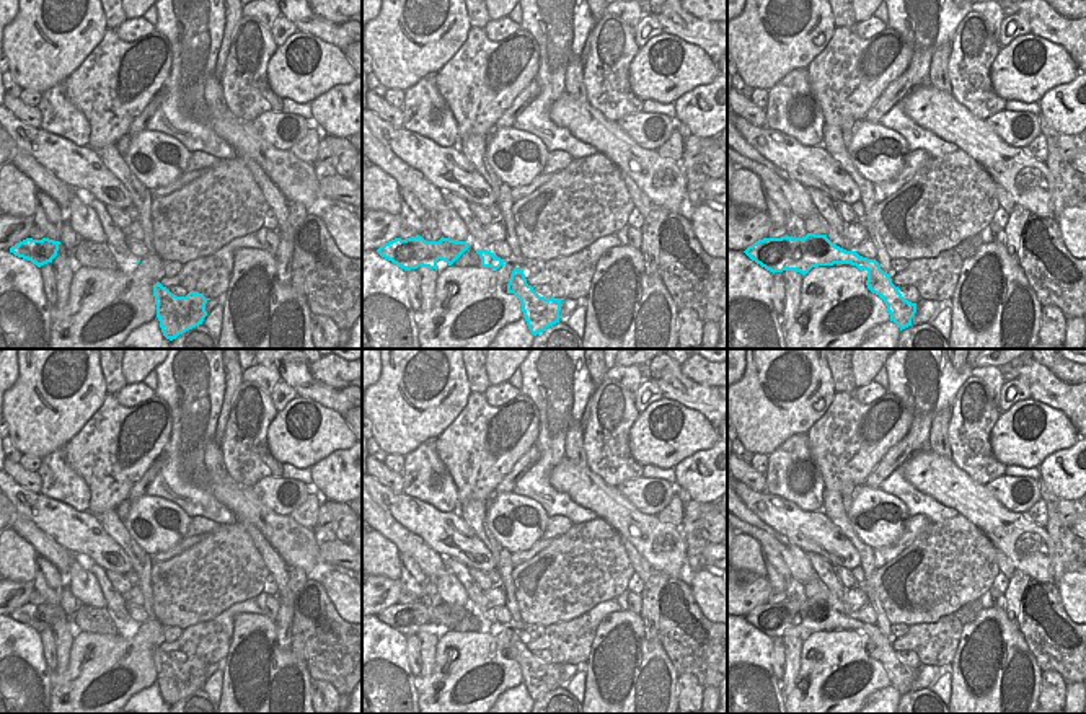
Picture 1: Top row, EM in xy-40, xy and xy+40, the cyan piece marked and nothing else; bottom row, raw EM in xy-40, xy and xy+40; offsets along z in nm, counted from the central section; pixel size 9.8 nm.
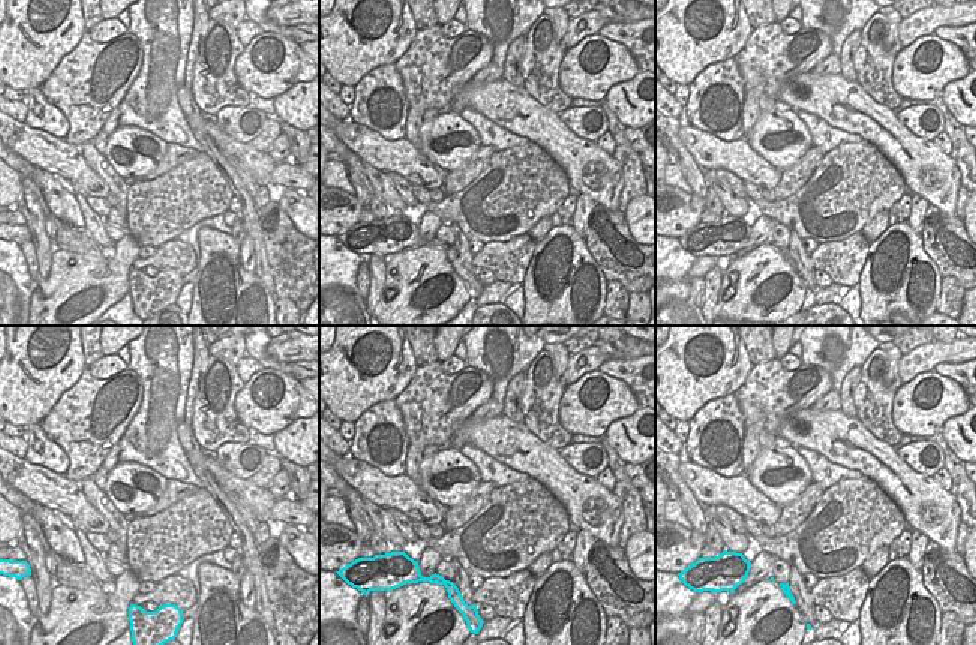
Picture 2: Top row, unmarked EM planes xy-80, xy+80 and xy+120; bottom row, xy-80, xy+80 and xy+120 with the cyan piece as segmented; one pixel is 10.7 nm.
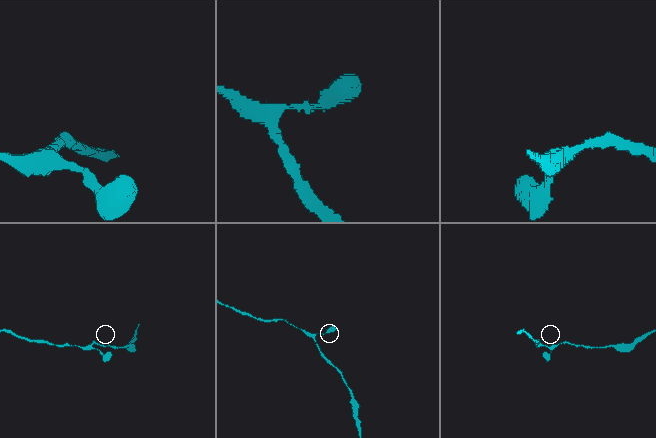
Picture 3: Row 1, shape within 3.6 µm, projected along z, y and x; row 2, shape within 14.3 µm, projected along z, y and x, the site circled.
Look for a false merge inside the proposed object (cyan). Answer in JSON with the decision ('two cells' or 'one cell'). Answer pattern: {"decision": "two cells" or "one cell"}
{"decision": "one cell"}

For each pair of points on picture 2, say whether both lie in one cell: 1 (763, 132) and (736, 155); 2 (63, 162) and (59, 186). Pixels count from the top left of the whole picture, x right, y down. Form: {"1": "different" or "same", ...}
{"1": "different", "2": "different"}

